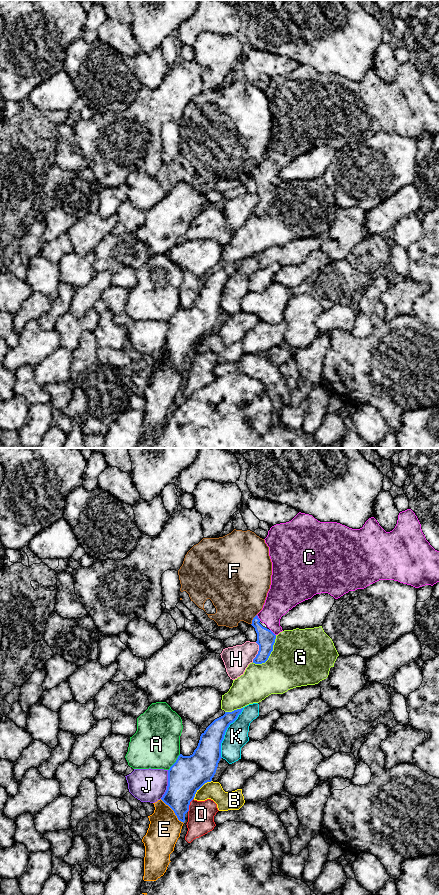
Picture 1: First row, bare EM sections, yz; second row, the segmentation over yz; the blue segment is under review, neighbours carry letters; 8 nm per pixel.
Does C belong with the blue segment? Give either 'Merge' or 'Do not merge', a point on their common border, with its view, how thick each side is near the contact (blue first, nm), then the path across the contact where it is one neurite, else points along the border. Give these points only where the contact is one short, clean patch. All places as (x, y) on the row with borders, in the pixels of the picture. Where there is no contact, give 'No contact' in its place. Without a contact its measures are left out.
Merge. Touches blue at yz (258, 618). Thickness 140 nm (blue) against 240 nm. Path across: yz (266, 638), (257, 625), (258, 618), (281, 597)

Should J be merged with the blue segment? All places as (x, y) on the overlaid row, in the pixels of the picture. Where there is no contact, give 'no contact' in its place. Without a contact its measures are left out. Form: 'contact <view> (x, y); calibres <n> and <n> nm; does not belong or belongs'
contact yz (168, 784); calibres 300 and 280 nm; does not belong

